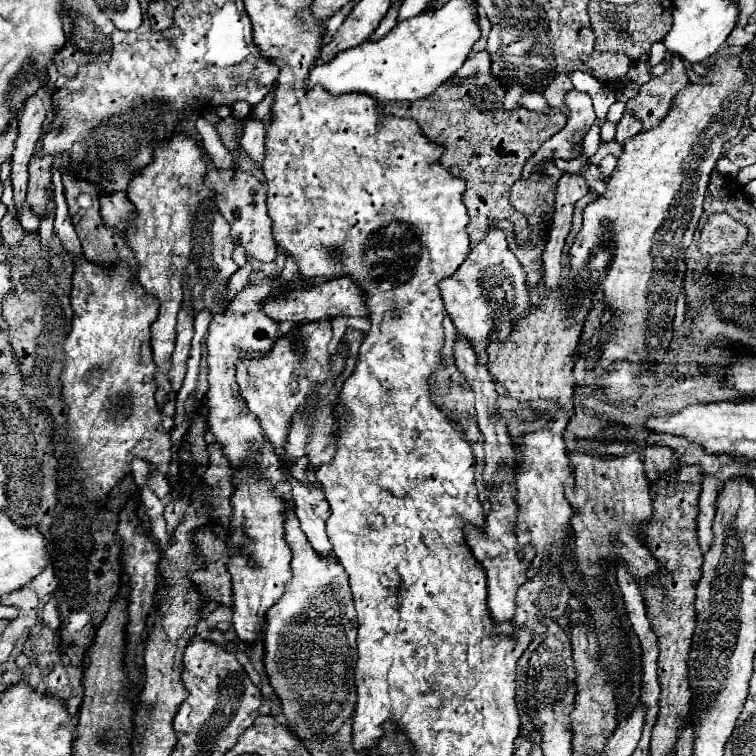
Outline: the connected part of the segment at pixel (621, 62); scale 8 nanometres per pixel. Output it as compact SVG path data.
M593 51L591 55L583 57L583 61L593 71L593 77L603 81L603 83L617 81L633 65L633 61L627 55L623 55L623 53L595 53Z

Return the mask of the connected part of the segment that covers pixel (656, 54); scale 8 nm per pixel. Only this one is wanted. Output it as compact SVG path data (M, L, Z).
M655 43L651 47L651 51L649 51L649 61L647 61L649 69L655 67L655 65L659 65L663 59L665 59L665 45L663 43Z

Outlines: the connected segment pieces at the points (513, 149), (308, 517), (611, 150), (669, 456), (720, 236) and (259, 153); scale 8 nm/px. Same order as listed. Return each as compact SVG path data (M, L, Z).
M475 75L469 79L453 79L455 83L439 85L427 99L415 103L387 103L381 113L385 117L413 119L421 133L443 147L441 165L455 177L465 179L467 187L463 193L463 203L469 211L467 233L473 243L479 243L487 235L487 225L493 219L507 219L515 227L515 241L525 245L529 241L529 223L523 213L519 213L509 203L509 189L521 177L525 161L555 133L559 133L567 117L553 107L547 115L533 113L529 109L503 109L505 89L491 75Z
M289 477L289 481L291 481L295 513L301 521L303 533L307 535L315 553L319 553L321 557L331 557L333 547L331 547L331 543L327 539L327 531L325 531L325 523L331 515L331 507L323 495L323 489L315 483L305 487L293 477Z
M617 141L601 143L601 145L599 145L599 151L591 157L591 161L601 161L601 159L607 157L607 155L613 155L613 157L621 157L621 155L623 155L623 149L617 145Z
M647 445L643 451L643 461L645 461L645 475L649 477L649 481L655 481L677 461L675 449L667 445Z
M711 215L699 235L703 255L727 255L747 243L747 227L725 215Z
M247 121L241 137L241 149L261 167L265 159L265 123L263 121Z

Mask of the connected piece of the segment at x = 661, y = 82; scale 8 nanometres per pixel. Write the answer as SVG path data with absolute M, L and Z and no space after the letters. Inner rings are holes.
M675 55L671 59L671 67L661 77L653 77L649 83L641 85L639 93L625 103L625 113L631 113L643 123L643 131L649 131L663 121L675 95L687 85L689 77L685 73L685 65Z

